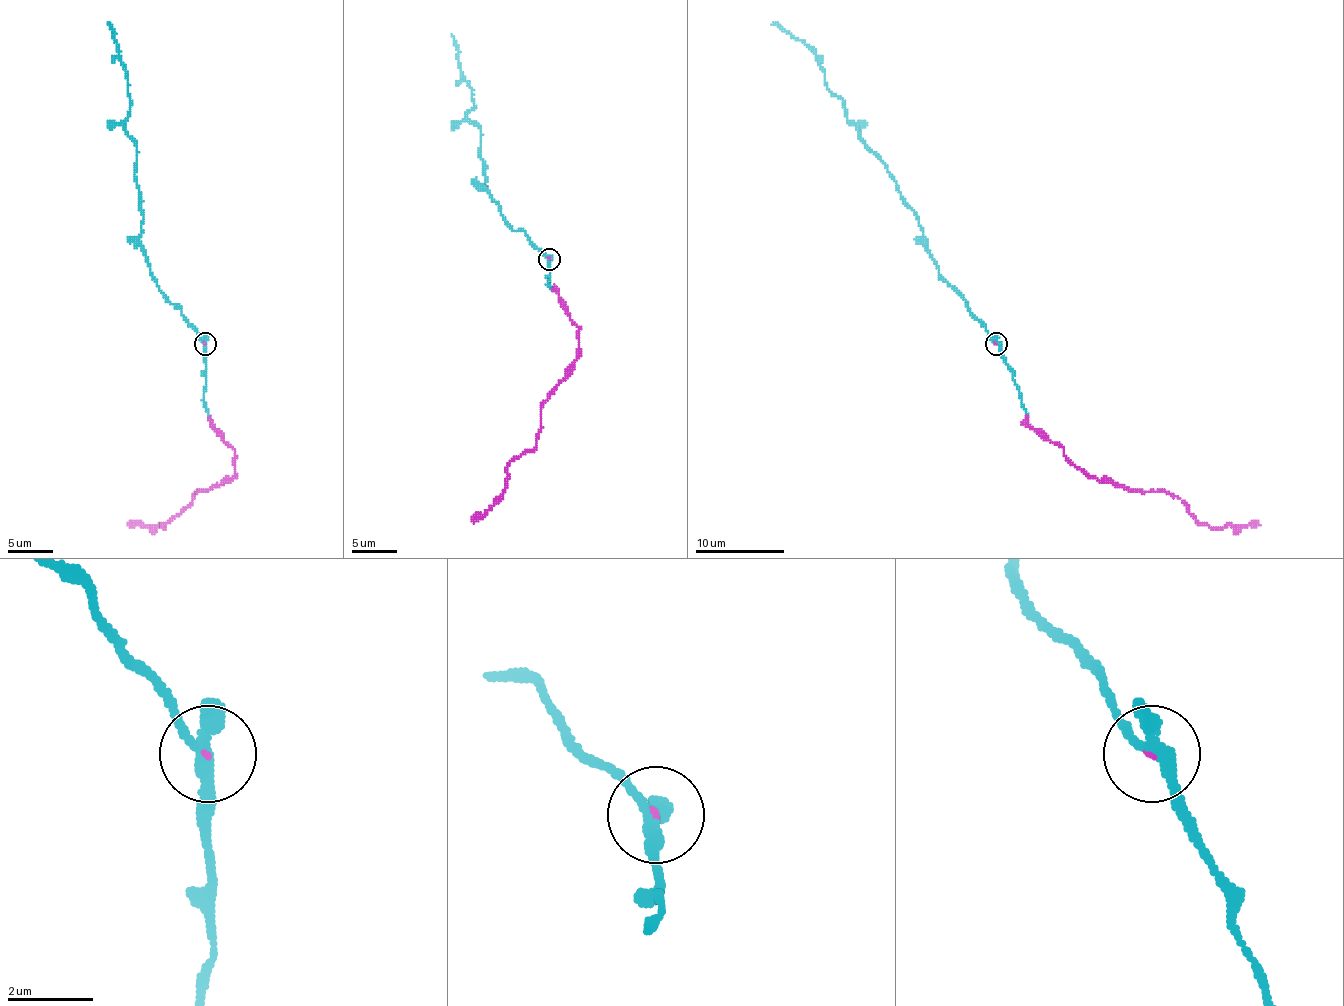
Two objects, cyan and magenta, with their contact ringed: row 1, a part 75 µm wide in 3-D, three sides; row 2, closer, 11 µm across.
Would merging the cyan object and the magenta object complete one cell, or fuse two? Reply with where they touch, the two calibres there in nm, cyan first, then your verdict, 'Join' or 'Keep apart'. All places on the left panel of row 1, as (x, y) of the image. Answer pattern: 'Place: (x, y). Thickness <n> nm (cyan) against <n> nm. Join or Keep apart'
Place: (205, 343). Thickness 300 nm (cyan) against 50 nm. Join

